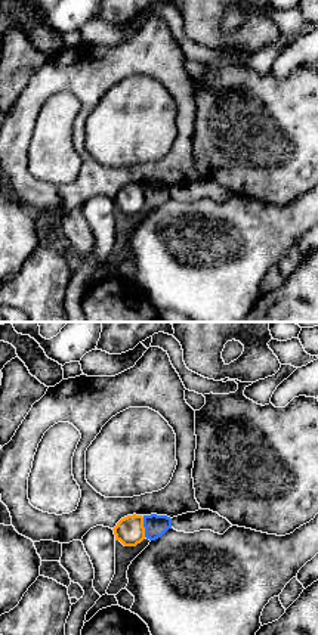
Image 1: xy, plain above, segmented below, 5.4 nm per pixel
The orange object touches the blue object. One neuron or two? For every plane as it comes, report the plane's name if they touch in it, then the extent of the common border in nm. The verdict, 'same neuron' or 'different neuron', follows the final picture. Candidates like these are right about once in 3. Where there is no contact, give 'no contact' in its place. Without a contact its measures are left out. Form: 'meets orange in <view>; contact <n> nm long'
meets orange in xy; contact 110 nm long

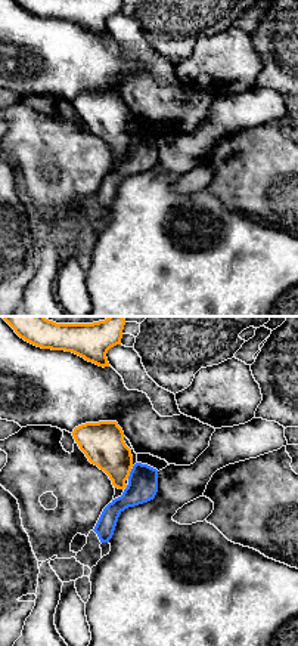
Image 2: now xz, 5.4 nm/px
meets orange in xz; contact 60 nm long

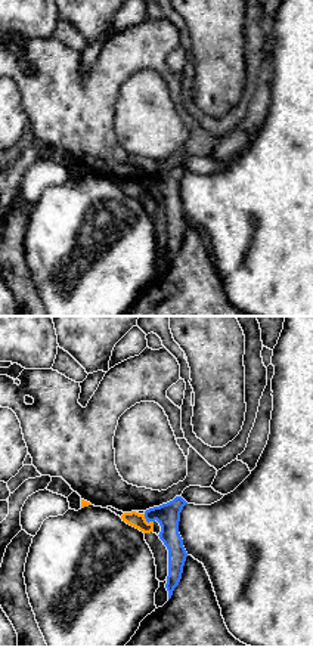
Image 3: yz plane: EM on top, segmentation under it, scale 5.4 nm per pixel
meets orange in yz; contact 70 nm long

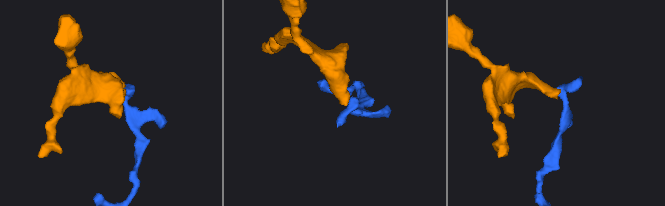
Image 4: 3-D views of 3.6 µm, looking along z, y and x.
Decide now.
different neuron

